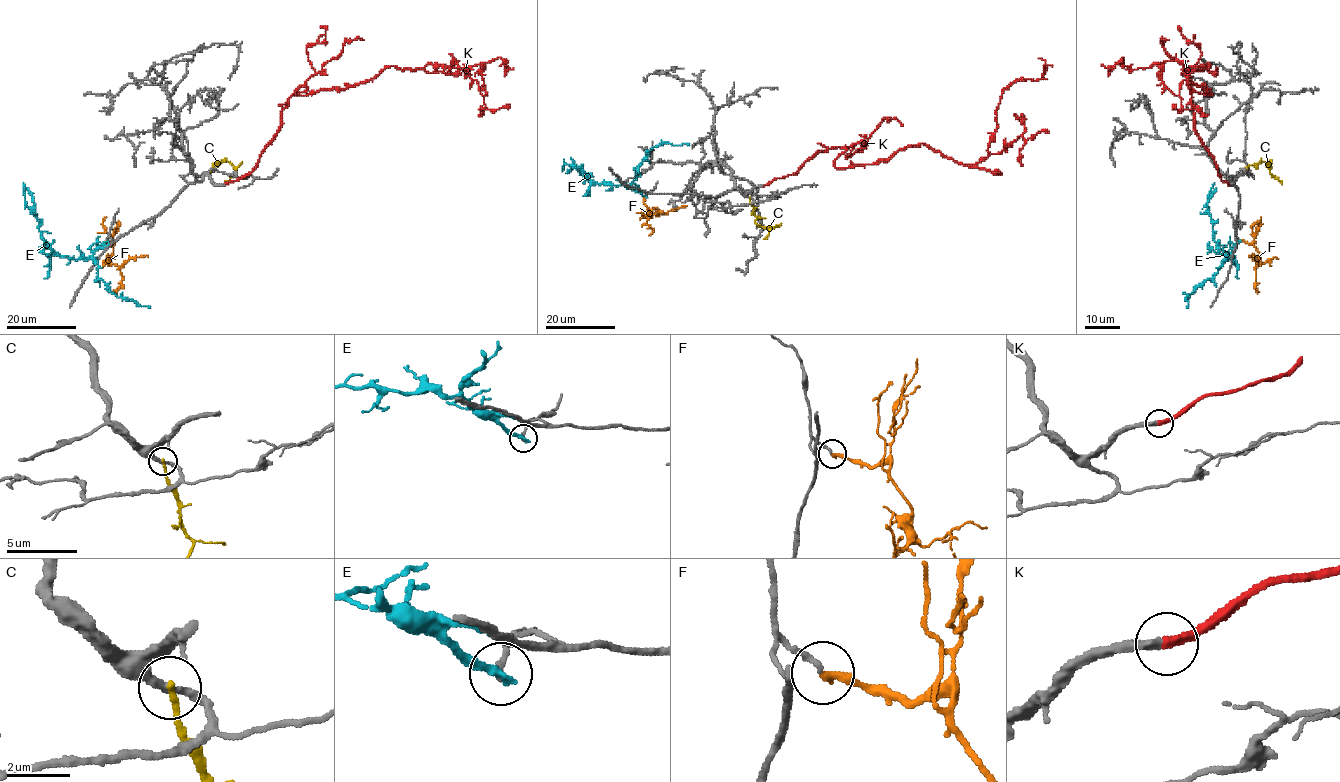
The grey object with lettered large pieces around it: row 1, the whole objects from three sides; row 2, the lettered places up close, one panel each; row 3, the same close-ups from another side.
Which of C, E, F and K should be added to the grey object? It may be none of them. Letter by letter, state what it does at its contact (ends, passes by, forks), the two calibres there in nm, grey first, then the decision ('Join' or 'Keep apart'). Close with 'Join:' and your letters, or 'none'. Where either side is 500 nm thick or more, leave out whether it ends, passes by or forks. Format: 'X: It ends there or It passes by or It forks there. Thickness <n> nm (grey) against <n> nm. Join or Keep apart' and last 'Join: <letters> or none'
C: It ends there. Thickness 260 nm (grey) against 200 nm. Keep apart
E: It ends there. Thickness 180 nm (grey) against 320 nm. Keep apart
F: It ends there. Thickness 170 nm (grey) against 260 nm. Keep apart
K: It ends there. Thickness 320 nm (grey) against 360 nm. Join
Join: K

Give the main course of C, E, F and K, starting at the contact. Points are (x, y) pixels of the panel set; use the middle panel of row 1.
C: (749, 197), (755, 223), (774, 227), (763, 239)
E: (646, 196), (624, 184), (593, 182), (581, 170), (566, 164), (562, 171)
F: (646, 197), (644, 204), (652, 211), (649, 216), (686, 205)
K: (764, 185), (827, 147), (845, 150), (837, 168), (924, 143), (973, 165), (1002, 92), (1039, 79), (1038, 57)

